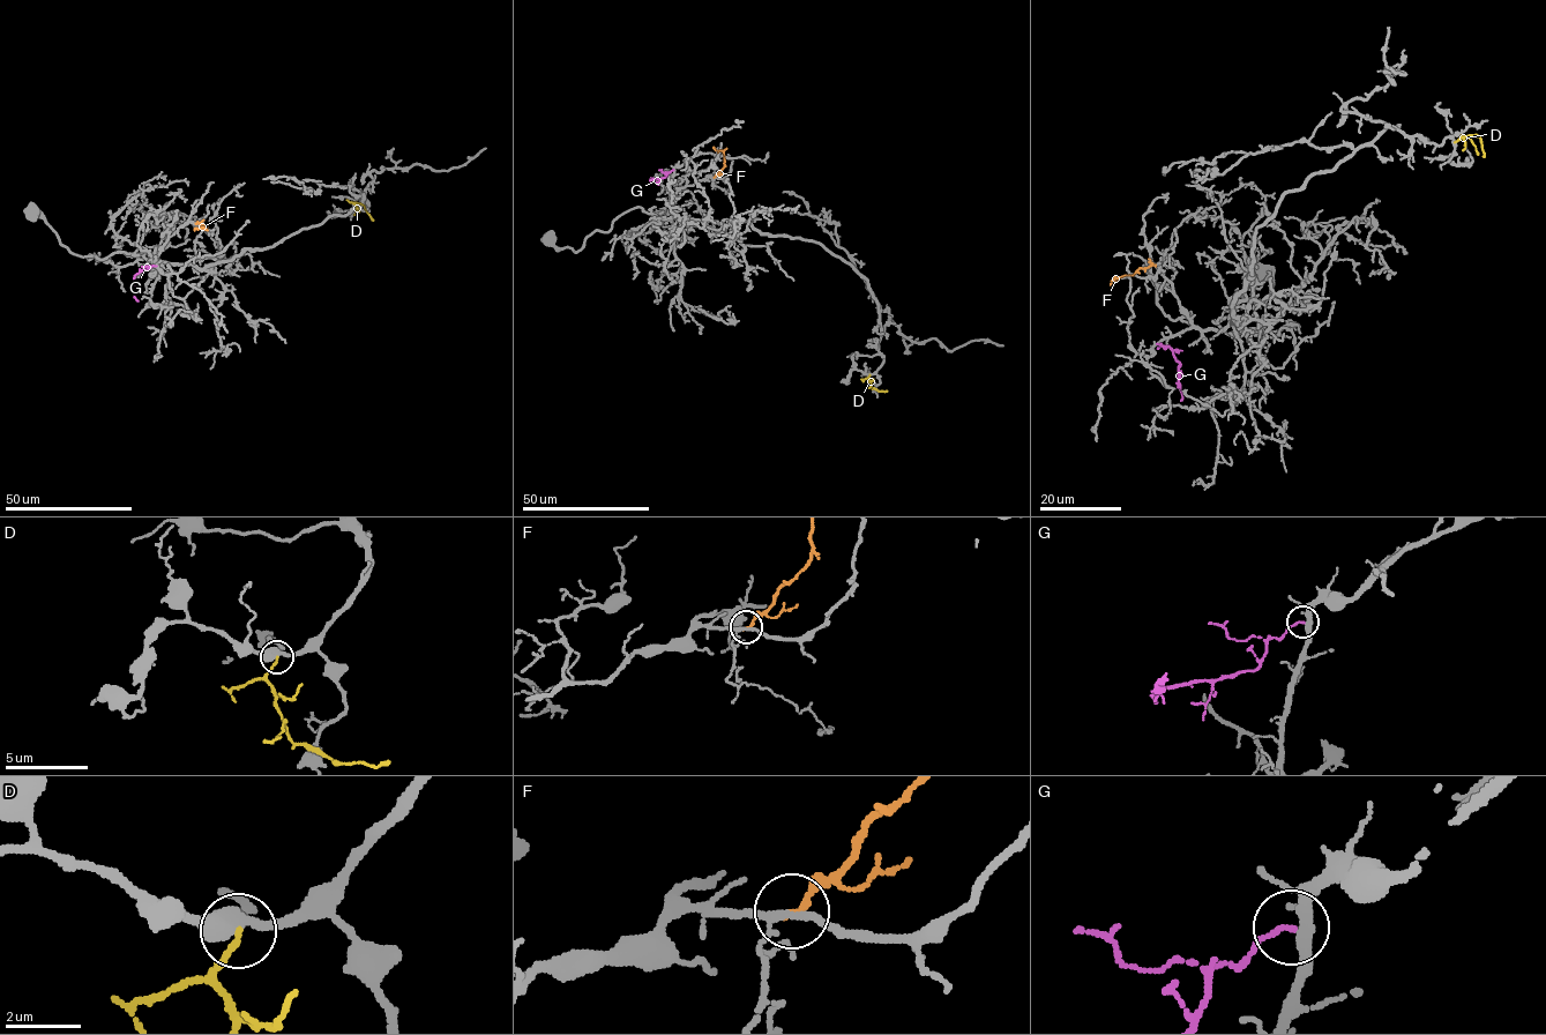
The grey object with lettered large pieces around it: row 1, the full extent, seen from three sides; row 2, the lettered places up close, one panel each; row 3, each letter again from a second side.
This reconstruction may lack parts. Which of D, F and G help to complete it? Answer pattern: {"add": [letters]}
{"add": ["G"]}

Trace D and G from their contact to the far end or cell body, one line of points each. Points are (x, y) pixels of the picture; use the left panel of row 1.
D: (355, 205), (364, 206), (373, 220)
G: (156, 266), (143, 268), (134, 276), (134, 297), (139, 300)

